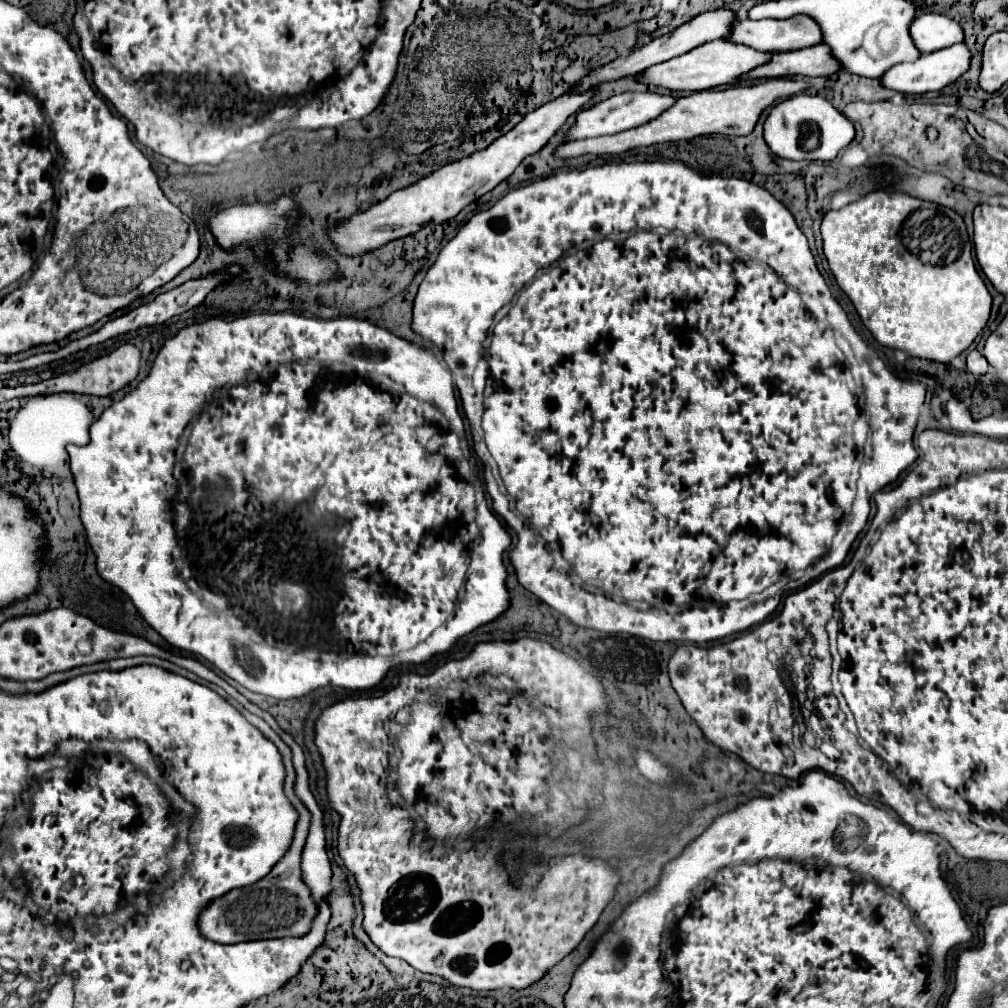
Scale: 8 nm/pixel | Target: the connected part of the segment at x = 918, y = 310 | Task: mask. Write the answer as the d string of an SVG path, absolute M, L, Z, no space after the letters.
M874 191L838 211L828 211L822 219L822 241L838 287L850 297L862 323L882 345L902 349L912 357L950 363L986 327L992 297L976 271L973 244L956 211L900 191Z

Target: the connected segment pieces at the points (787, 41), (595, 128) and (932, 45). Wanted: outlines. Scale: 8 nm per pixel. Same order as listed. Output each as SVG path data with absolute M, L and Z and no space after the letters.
M798 15L798 19L800 25L796 25L794 19L744 19L736 23L736 31L732 31L728 41L748 43L748 47L770 53L794 51L822 43L818 23L808 15Z
M654 91L614 95L614 97L598 103L598 105L594 105L592 109L580 111L576 115L576 125L570 129L566 141L598 137L598 135L612 135L612 133L620 133L620 131L626 131L626 129L634 129L638 125L644 125L644 123L656 119L664 109L670 109L674 103L676 103L674 95L660 95L660 93L654 93Z
M942 13L918 15L910 27L910 35L922 53L932 53L964 41L962 25Z

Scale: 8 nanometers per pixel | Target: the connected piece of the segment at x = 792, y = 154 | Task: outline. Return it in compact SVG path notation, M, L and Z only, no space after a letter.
M800 93L772 107L764 123L764 139L770 145L772 153L784 159L832 161L838 151L854 139L854 127L842 113L832 107L830 101L816 95Z

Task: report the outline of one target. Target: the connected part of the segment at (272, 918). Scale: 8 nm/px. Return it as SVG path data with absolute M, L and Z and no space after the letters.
M240 707L240 713L244 715L244 719L248 723L252 723L256 729L260 729L260 733L270 739L280 755L282 755L282 763L286 769L286 777L284 777L284 793L288 795L288 801L294 803L292 807L298 809L298 821L294 827L294 837L292 843L286 851L286 855L272 867L272 871L262 877L260 881L246 885L246 887L238 887L232 889L228 893L224 893L222 897L212 899L198 915L198 931L202 937L216 941L216 943L240 943L240 941L256 941L256 939L280 939L280 937L288 937L288 935L304 935L310 929L312 919L316 917L316 903L310 897L310 889L302 883L300 879L300 853L302 847L306 843L306 835L308 835L308 825L310 825L310 813L308 809L298 803L292 785L294 785L294 769L292 769L292 761L290 761L290 749L288 745L268 727L268 723L252 713L248 713L244 707Z

